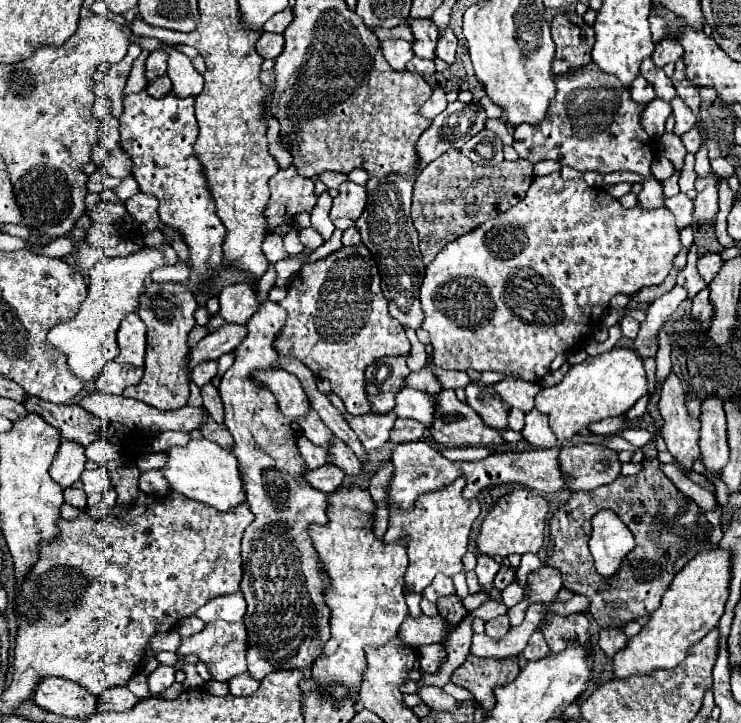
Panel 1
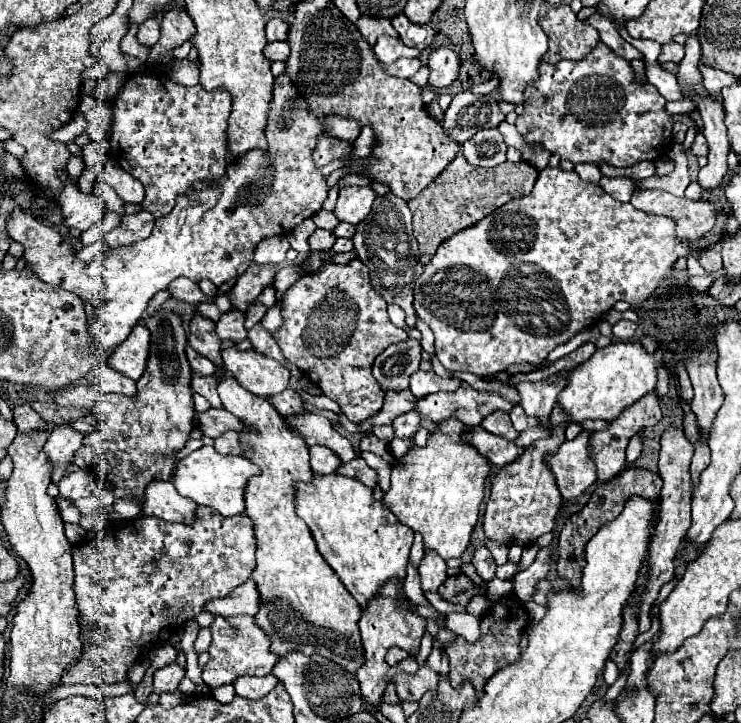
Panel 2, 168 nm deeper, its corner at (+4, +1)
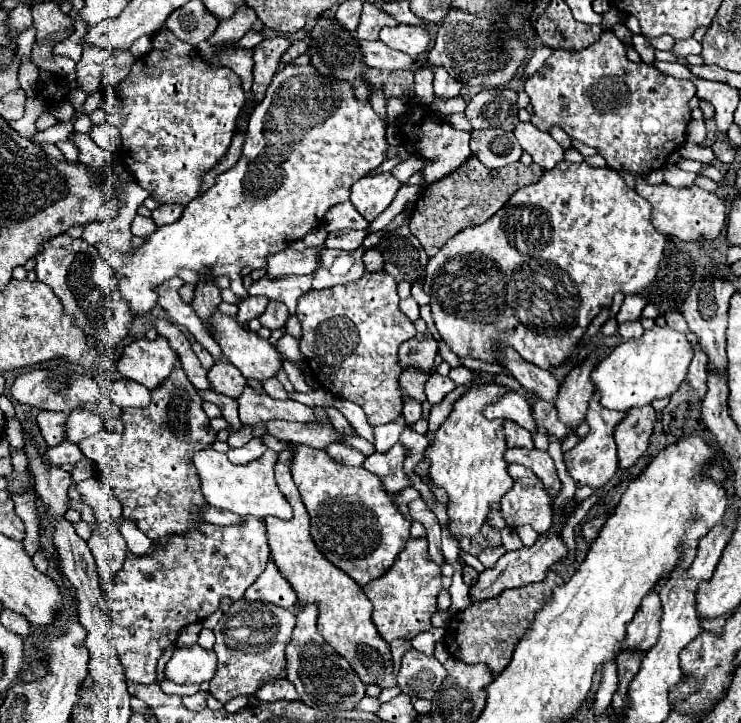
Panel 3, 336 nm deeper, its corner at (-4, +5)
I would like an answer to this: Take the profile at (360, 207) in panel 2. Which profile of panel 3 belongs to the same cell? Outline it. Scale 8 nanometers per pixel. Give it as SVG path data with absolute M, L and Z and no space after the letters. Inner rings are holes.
M371 174L353 184L351 204L367 222L373 222L393 202L399 188L401 184L393 174Z

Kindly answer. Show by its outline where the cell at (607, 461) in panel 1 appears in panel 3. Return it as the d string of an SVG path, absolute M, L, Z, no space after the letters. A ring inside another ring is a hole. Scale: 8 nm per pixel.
M639 406L627 412L625 420L615 430L619 468L629 468L647 450L653 434L655 410L653 406Z

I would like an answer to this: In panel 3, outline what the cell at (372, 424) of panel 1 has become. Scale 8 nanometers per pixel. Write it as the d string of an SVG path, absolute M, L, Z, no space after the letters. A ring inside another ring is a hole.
M403 370L403 374L399 376L403 396L425 402L425 382L427 382L427 378L429 378L429 374L421 374L421 370Z

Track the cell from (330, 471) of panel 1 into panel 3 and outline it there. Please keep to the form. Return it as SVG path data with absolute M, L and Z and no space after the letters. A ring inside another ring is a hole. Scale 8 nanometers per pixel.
M397 442L385 454L375 452L371 456L367 456L363 468L377 474L387 492L397 492L397 490L403 490L403 488L411 486L411 480L403 470L403 462L405 462L407 454L409 454L407 448L401 442Z

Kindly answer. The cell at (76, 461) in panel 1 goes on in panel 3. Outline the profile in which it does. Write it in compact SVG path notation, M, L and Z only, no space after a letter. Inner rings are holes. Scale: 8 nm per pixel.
M75 408L67 420L67 440L79 444L87 436L99 432L103 428L103 418L97 412L89 412L85 408Z

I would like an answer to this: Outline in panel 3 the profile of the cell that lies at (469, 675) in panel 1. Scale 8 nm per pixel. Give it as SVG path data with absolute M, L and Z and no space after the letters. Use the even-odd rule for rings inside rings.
M549 570L543 582L505 590L501 596L493 600L475 602L463 612L457 612L447 624L447 632L445 632L445 646L449 654L465 664L479 664L479 662L487 664L493 670L493 674L503 672L505 666L511 662L511 654L517 642L521 640L521 634L525 634L531 628L535 614L551 598L553 588L561 584L563 584L561 576Z

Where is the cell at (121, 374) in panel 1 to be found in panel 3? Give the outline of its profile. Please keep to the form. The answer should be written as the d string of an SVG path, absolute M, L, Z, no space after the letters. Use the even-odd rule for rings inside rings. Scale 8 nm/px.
M121 378L121 380L113 382L109 386L109 390L111 390L113 402L119 408L145 408L151 402L151 396L149 396L151 392L133 380Z

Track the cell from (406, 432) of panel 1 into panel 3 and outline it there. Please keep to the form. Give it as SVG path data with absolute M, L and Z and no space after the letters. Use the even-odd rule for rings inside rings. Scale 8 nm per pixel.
M405 398L403 400L403 416L407 420L407 424L413 424L421 418L421 404L413 402L413 398Z

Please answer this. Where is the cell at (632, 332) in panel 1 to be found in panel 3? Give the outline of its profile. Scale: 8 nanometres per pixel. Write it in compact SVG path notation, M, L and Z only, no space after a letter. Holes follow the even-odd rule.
M635 320L635 322L623 322L623 324L619 326L619 336L621 336L623 340L637 340L637 338L641 338L641 336L643 336L643 326L641 326L641 322L639 322L639 320Z

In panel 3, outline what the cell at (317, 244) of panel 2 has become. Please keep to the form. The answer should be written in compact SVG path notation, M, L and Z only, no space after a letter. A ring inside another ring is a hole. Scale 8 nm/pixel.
M337 230L327 236L327 248L341 248L341 250L357 250L367 236L367 230Z

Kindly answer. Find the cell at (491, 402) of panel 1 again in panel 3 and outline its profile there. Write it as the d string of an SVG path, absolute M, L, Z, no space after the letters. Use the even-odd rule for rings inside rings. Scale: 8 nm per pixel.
M505 420L503 426L505 426L505 436L507 436L507 448L527 448L527 450L535 448L533 438L527 430L523 430L521 426L517 426L509 420Z

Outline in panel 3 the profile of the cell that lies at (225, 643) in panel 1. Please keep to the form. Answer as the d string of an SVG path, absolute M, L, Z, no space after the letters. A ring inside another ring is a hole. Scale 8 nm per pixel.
M235 600L215 626L215 654L219 656L219 666L209 682L209 694L221 704L227 704L235 696L255 694L265 682L285 678L285 646L289 644L293 626L295 614L287 608L269 602Z

